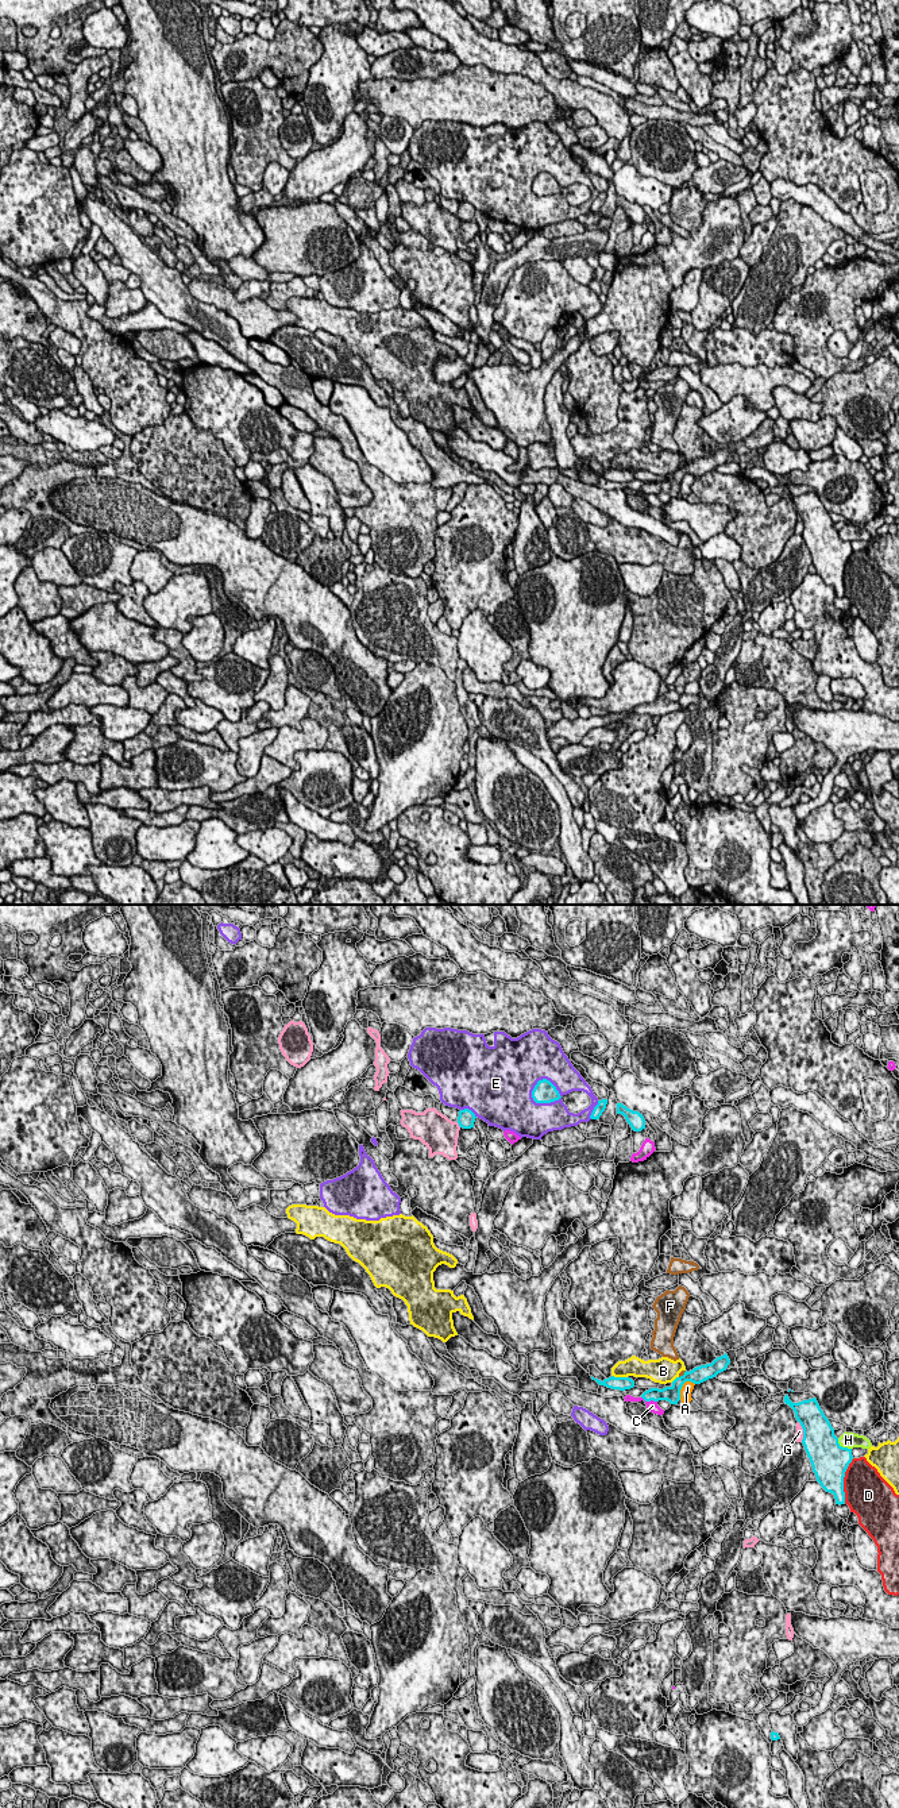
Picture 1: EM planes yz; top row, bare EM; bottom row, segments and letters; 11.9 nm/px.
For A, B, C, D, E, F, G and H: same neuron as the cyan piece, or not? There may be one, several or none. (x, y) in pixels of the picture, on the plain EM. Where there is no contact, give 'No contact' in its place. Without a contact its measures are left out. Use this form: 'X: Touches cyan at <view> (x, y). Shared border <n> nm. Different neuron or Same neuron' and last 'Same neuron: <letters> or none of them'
A: Touches cyan at yz (682, 478). Shared border 280 nm. Different neuron
B: Touches cyan at yz (620, 470). Shared border 190 nm. Different neuron
C: Touches cyan at yz (649, 493). Shared border 200 nm. Different neuron
D: Touches cyan at yz (842, 574). Shared border 550 nm. Different neuron
E: Touches cyan at yz (543, 195). Shared border 380 nm. Different neuron
F: Touches cyan at yz (683, 467). Shared border 130 nm. Different neuron
G: Touches cyan at yz (803, 524). Shared border 260 nm. Different neuron
H: Touches cyan at yz (841, 539). Shared border 220 nm. Different neuron
Same neuron: none of them

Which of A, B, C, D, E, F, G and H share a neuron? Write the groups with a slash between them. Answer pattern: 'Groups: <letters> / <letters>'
Groups: A / B / C / D / E / F / G / H

